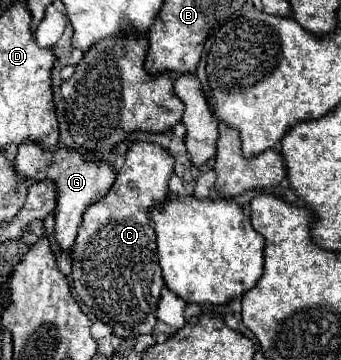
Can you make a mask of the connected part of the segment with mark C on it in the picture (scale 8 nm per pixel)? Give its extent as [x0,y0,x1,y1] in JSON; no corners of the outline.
[72,143,174,337]

